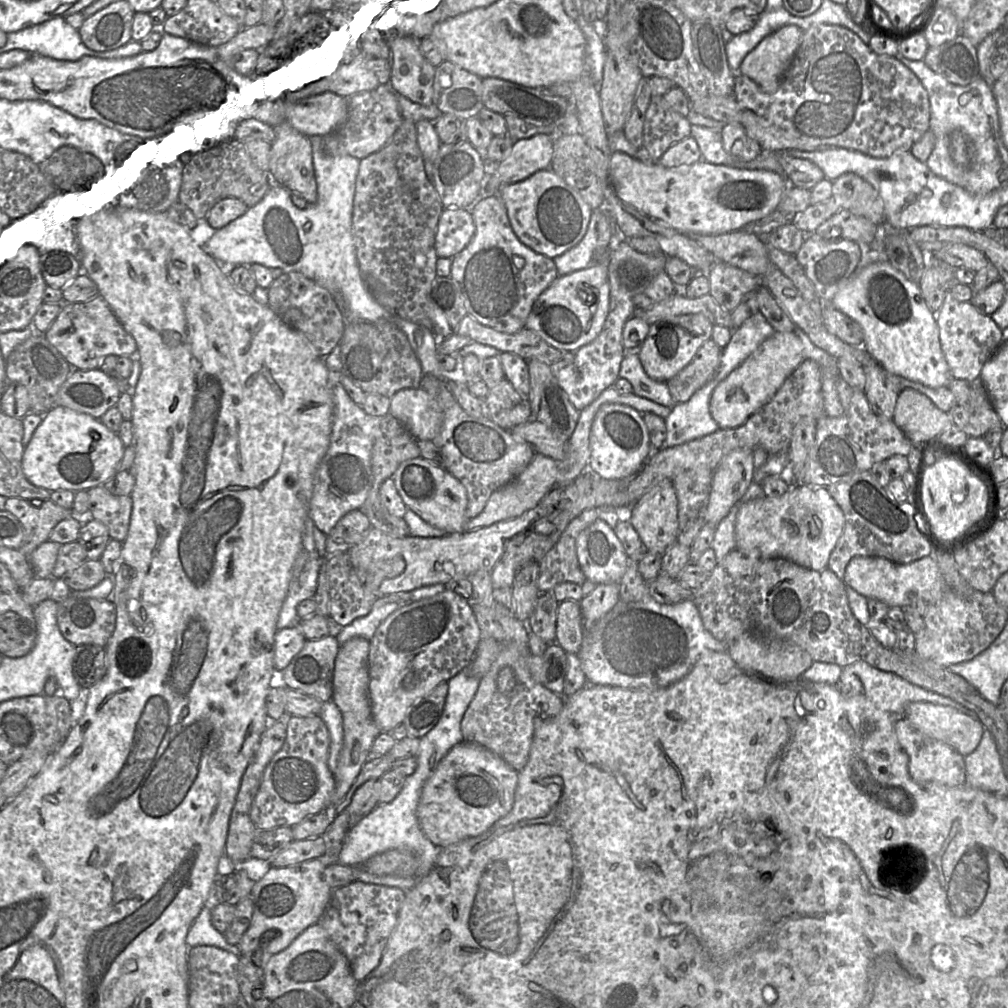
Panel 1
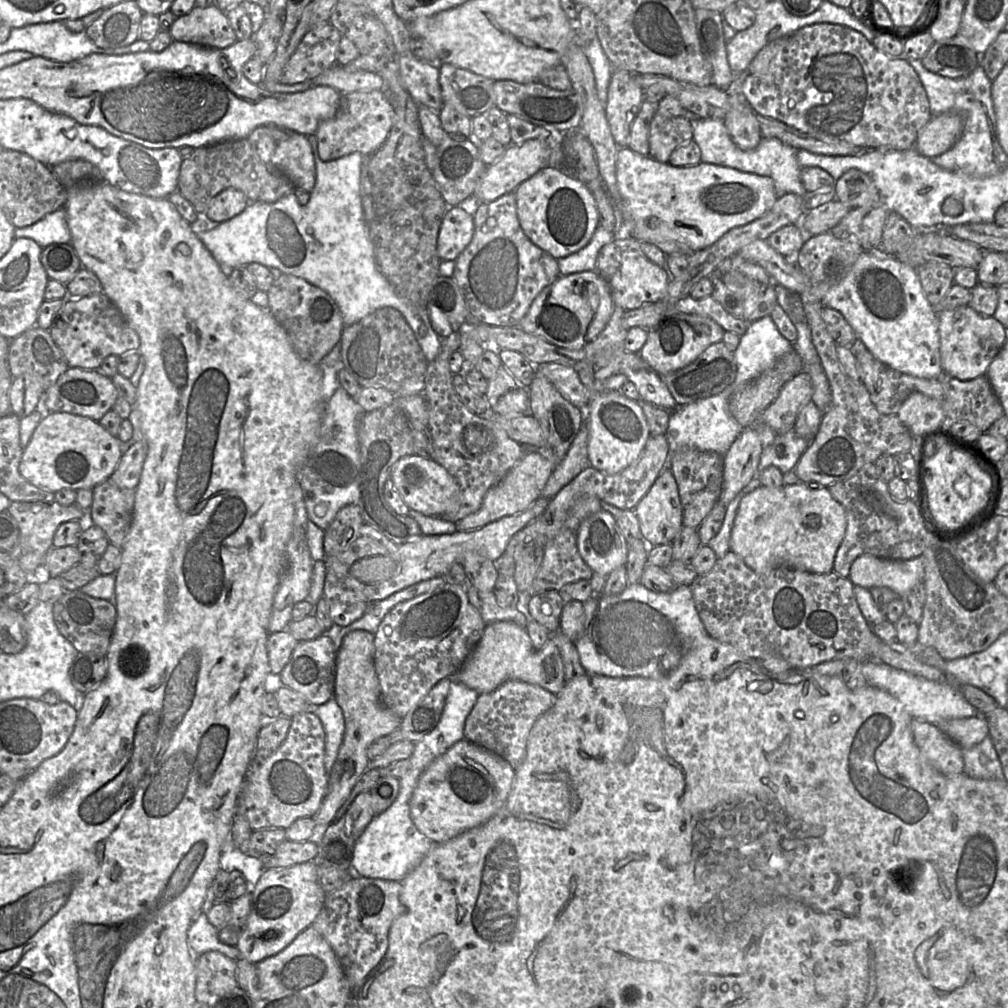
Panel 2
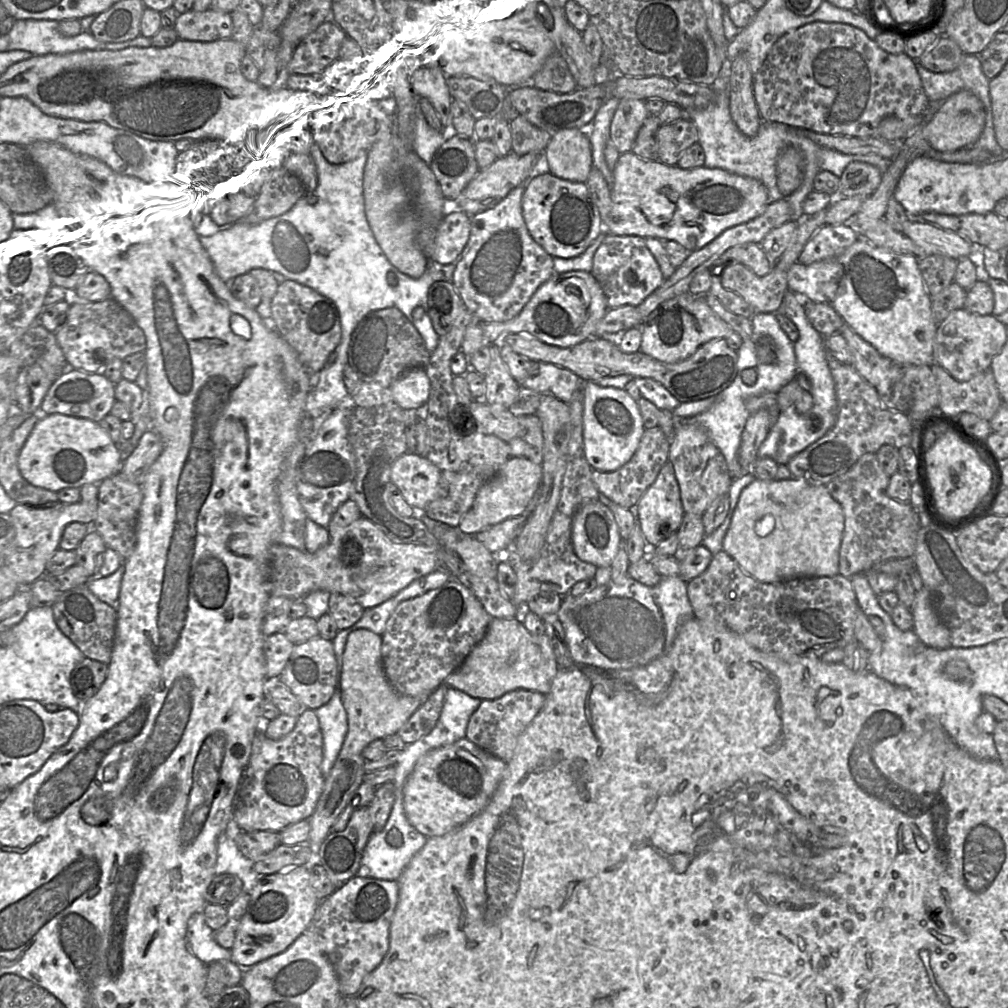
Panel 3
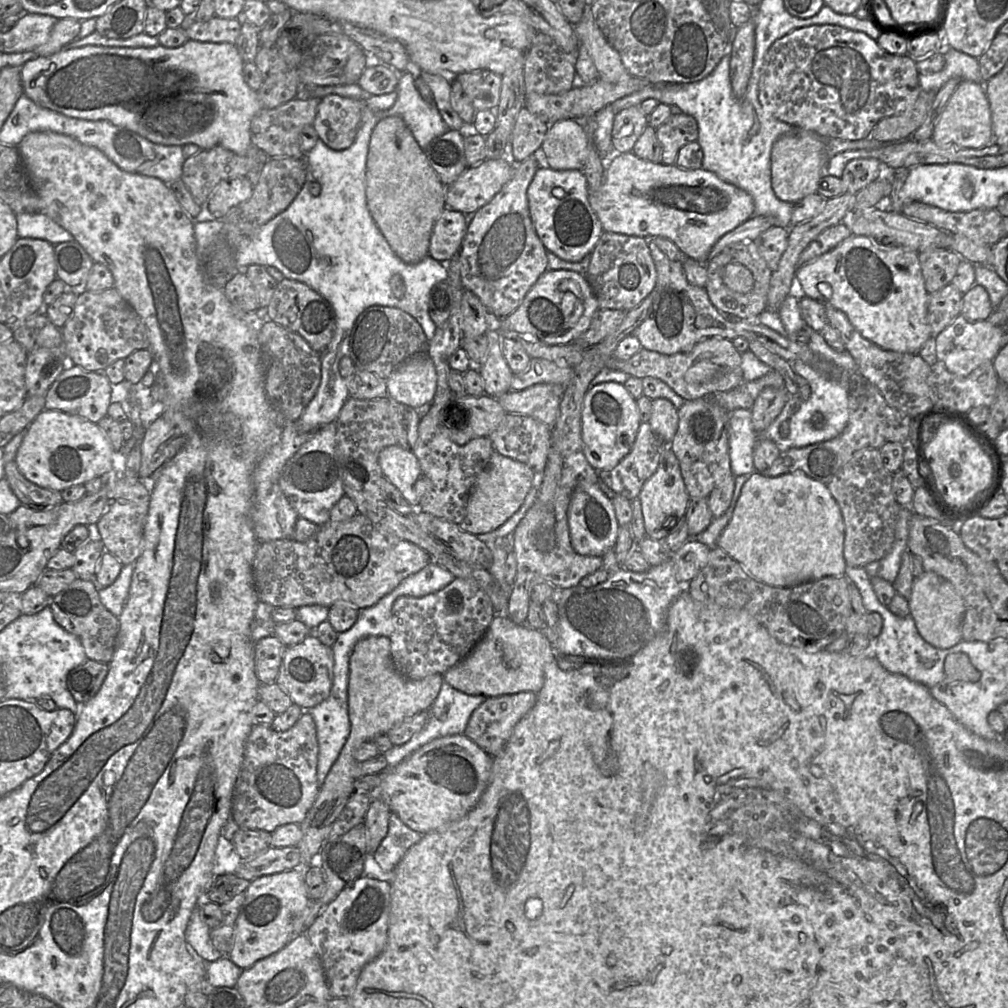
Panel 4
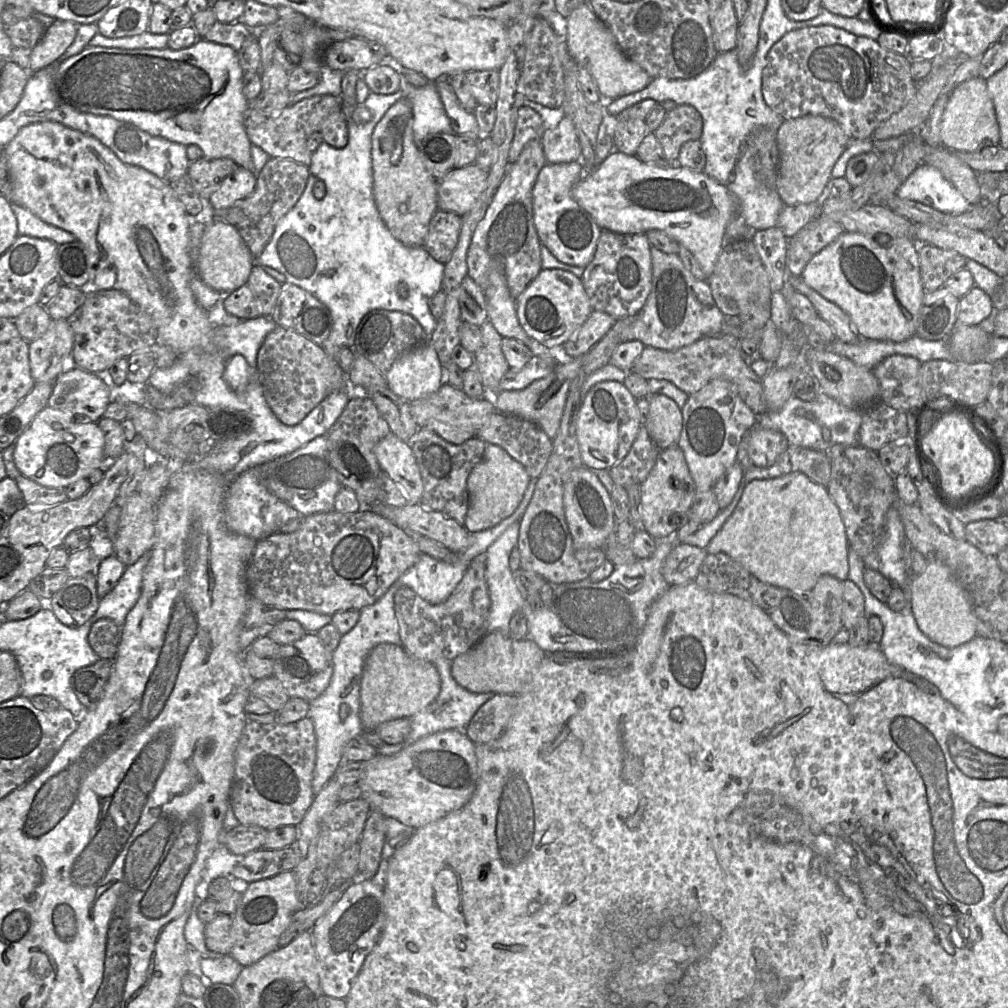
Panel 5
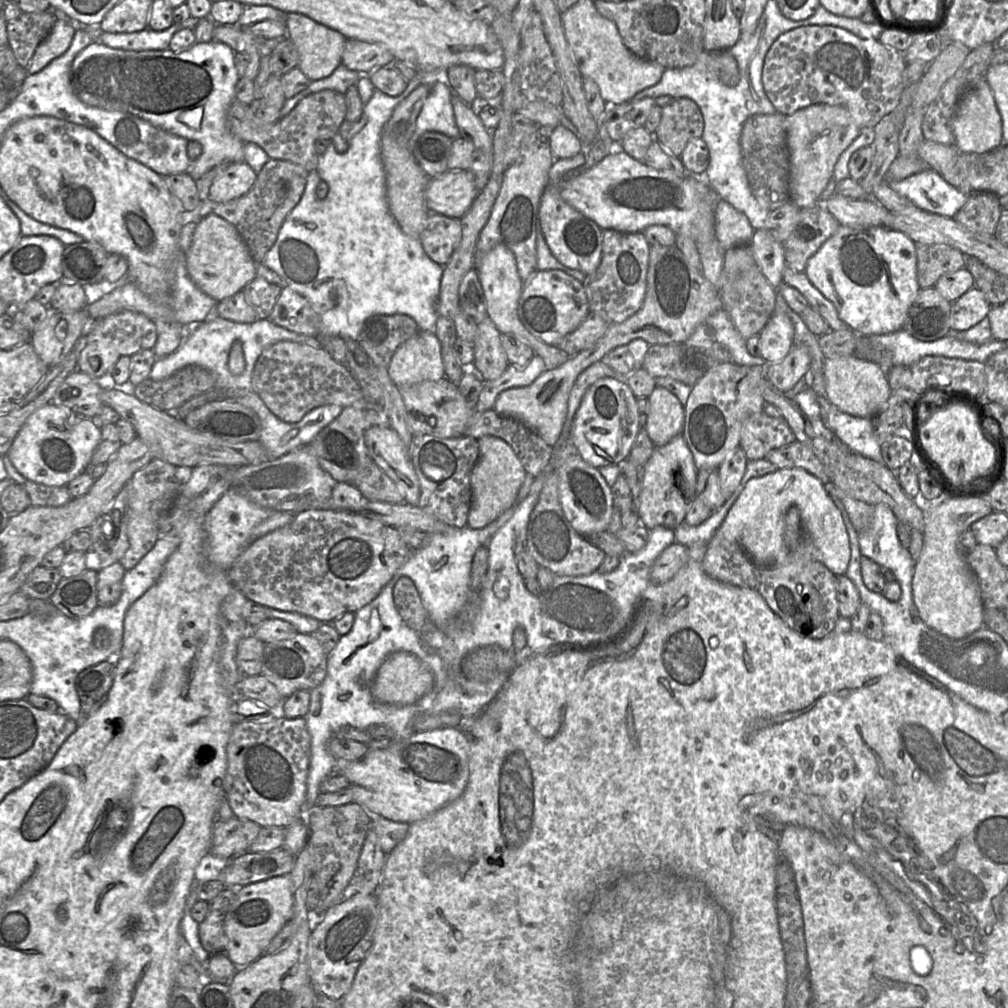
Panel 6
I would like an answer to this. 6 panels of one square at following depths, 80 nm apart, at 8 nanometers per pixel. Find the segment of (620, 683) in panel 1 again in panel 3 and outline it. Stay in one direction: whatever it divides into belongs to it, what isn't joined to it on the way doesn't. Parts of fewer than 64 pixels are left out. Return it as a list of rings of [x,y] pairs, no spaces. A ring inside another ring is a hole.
[[[629,576],[624,581],[610,580],[580,596],[561,596],[557,614],[574,663],[604,670],[625,670],[650,663],[668,652],[680,626],[695,618],[687,582],[680,576],[662,577],[653,587]]]

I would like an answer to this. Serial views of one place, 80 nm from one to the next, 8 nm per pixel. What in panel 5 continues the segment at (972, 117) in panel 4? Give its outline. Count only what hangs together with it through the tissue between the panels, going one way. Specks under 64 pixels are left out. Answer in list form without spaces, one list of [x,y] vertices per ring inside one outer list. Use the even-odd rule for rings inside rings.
[[[977,76],[958,85],[949,95],[940,123],[942,145],[955,152],[974,152],[1000,144],[1000,131],[986,80]]]

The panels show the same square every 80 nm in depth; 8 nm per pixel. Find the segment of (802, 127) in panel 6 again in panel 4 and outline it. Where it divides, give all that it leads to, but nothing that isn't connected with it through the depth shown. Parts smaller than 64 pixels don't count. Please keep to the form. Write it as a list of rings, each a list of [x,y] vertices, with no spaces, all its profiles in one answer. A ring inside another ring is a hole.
[[[798,131],[778,138],[771,155],[772,187],[776,196],[782,201],[795,204],[806,196],[817,193],[828,161],[824,139],[814,132]]]

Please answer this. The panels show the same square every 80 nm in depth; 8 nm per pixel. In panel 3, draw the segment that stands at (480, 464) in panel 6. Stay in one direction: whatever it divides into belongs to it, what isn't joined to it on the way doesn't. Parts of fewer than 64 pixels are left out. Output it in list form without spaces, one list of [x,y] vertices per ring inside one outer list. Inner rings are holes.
[[[510,457],[498,472],[478,490],[471,509],[459,523],[459,529],[475,535],[509,518],[522,515],[539,490],[542,480],[542,465],[527,458]]]

